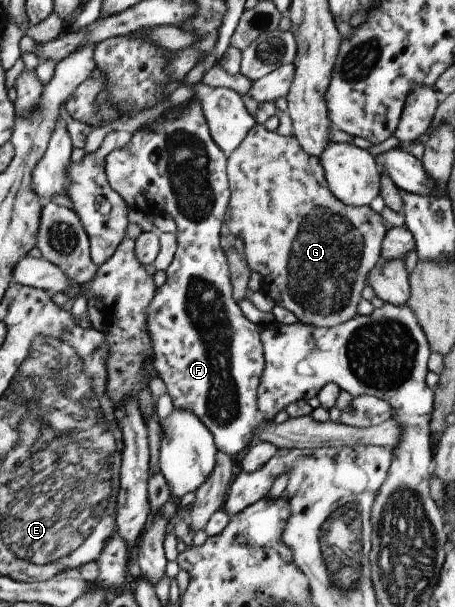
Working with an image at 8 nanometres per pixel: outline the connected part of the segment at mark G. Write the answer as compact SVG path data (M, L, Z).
M262 124L255 125L255 128L252 128L249 131L249 134L245 137L245 140L241 143L241 146L231 154L230 157L228 157L228 174L230 177L230 187L232 190L232 199L230 200L230 209L231 209L231 217L230 220L227 221L227 227L231 231L231 234L239 235L245 244L244 247L244 257L247 259L248 265L250 266L251 270L260 275L261 278L261 289L265 291L269 296L273 297L273 300L276 302L277 305L286 308L287 310L291 311L295 316L297 316L298 320L302 323L313 325L316 327L334 327L337 325L340 325L341 323L347 322L348 320L351 320L352 318L355 318L355 307L357 306L357 302L361 299L360 292L363 290L363 286L366 285L366 276L368 275L368 272L376 266L377 262L380 260L380 246L382 238L386 234L386 229L381 223L381 216L379 213L376 213L371 210L369 206L353 206L348 205L347 203L344 203L342 200L339 200L336 196L334 191L330 189L330 183L326 179L326 170L323 168L322 165L322 159L311 156L301 144L300 140L295 136L289 136L284 137L279 134L276 134L275 132L271 132L270 130L267 130L267 127Z

